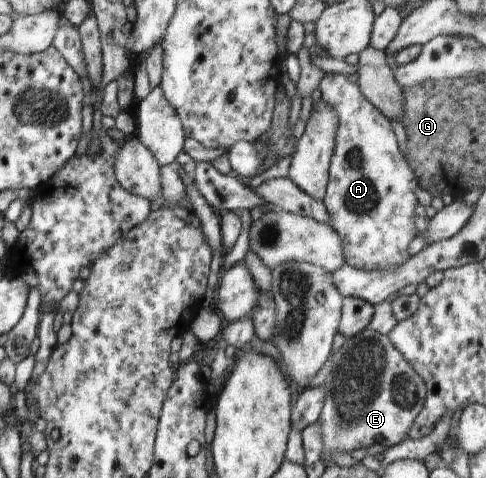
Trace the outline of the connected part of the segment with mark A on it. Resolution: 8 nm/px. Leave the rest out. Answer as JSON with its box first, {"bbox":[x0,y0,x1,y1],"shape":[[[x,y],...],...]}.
{"bbox":[318,73,419,271],"shape":[[[325,73],[318,86],[324,103],[335,108],[339,117],[336,145],[328,170],[329,180],[322,201],[330,214],[331,226],[341,237],[347,265],[366,271],[396,267],[410,257],[407,253],[409,243],[419,235],[413,219],[413,210],[418,204],[413,192],[418,180],[397,145],[389,119],[361,94],[357,83],[349,82],[347,78]]]}

